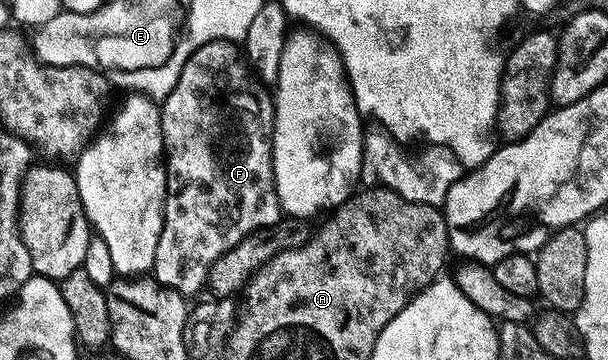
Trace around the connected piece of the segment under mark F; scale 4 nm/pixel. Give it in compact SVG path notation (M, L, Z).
M220 39L203 45L191 56L175 89L171 89L160 109L165 142L163 162L167 168L165 227L159 233L159 249L155 249L151 275L161 286L192 297L201 286L208 284L209 269L223 253L239 245L248 235L273 229L269 227L283 219L273 176L275 103L251 70L238 44Z

